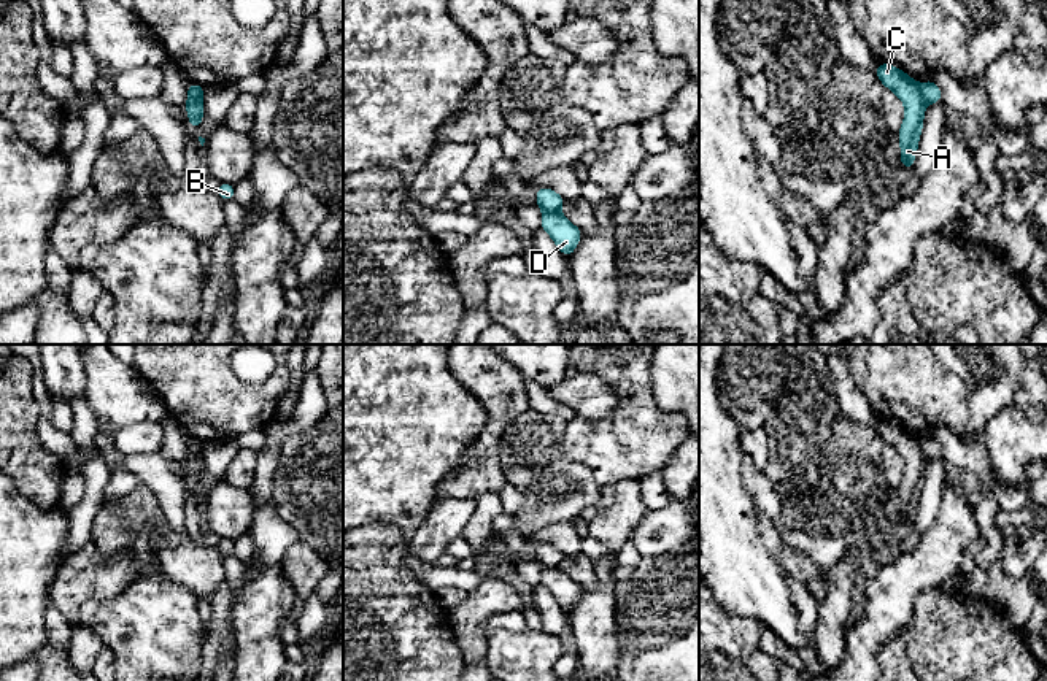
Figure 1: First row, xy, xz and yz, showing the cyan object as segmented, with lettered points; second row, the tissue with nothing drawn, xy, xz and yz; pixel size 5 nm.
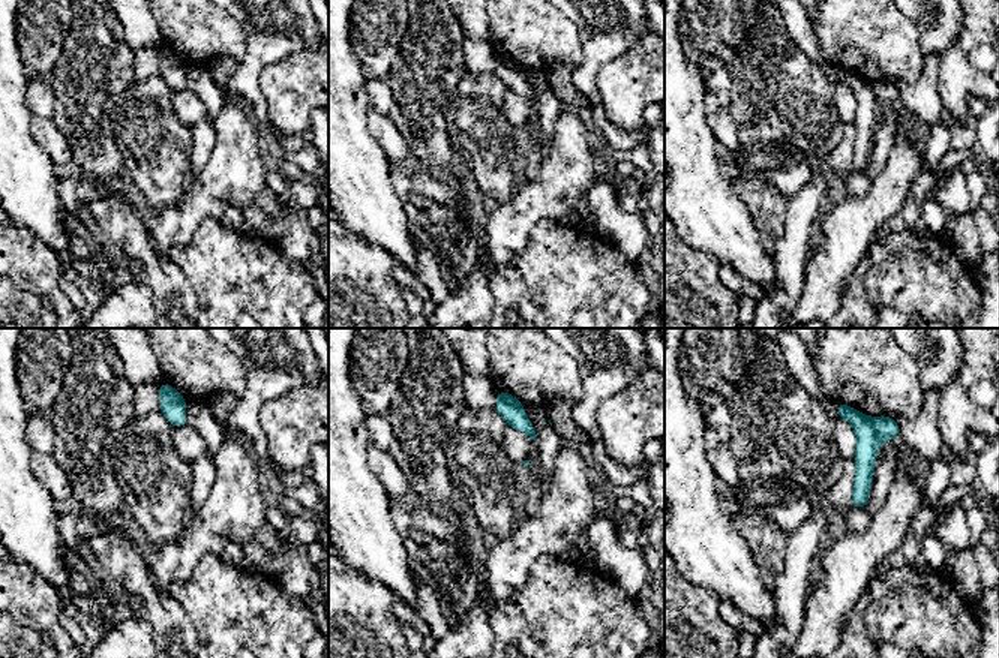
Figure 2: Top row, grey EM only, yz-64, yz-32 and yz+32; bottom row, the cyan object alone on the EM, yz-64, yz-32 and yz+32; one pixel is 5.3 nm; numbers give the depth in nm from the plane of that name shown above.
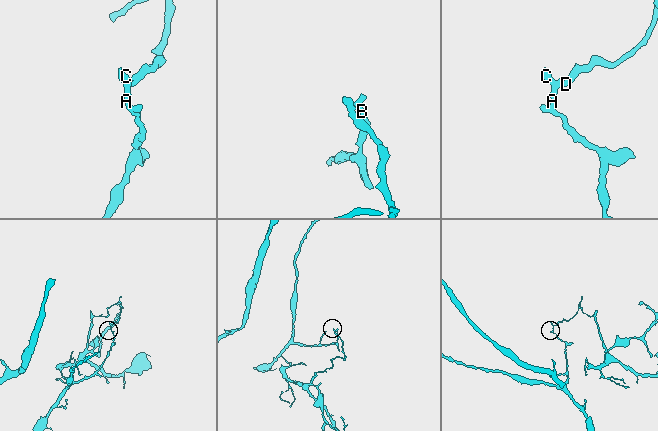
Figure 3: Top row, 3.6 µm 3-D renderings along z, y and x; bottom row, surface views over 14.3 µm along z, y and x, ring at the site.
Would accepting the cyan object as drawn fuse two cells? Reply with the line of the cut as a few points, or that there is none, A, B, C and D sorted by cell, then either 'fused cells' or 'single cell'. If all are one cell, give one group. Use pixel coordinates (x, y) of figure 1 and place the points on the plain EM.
cut yz (919, 442), (919, 448), (925, 456); groups A B C / D; fused cells

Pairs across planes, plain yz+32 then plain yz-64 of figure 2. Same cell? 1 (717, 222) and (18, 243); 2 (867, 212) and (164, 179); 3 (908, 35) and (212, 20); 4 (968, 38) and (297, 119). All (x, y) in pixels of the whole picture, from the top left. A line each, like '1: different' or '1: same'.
1: different
2: different
3: same
4: same

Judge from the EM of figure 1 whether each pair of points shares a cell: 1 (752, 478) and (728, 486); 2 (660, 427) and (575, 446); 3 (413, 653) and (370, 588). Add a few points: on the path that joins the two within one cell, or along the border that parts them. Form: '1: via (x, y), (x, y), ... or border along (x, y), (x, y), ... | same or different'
1: border along (744, 457), (742, 486), (755, 507) | different
2: via (639, 437), (628, 443), (596, 443) | same
3: via (397, 637), (370, 604) | same

